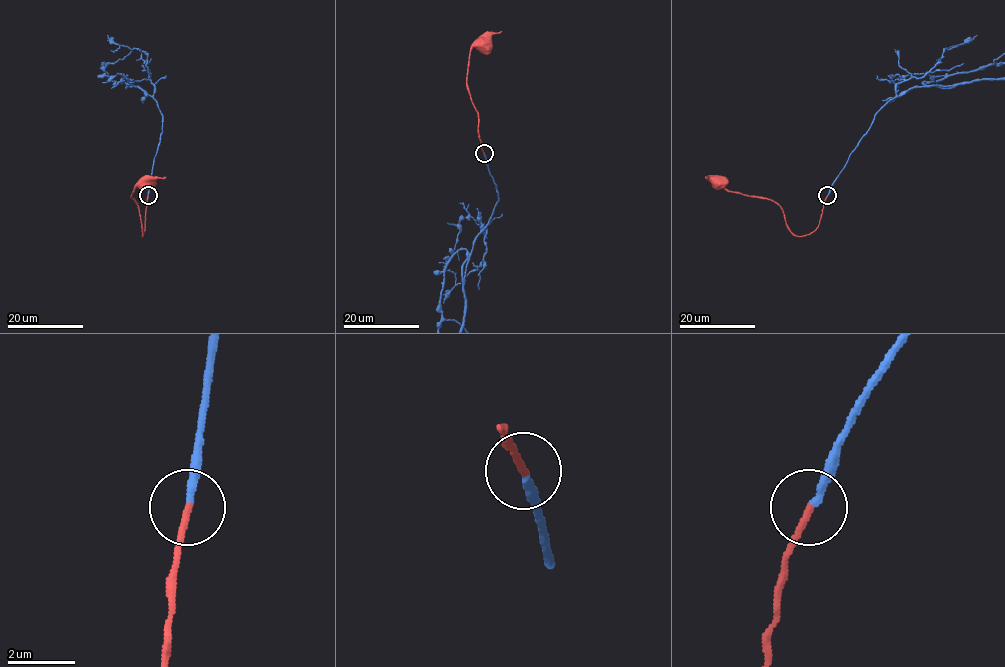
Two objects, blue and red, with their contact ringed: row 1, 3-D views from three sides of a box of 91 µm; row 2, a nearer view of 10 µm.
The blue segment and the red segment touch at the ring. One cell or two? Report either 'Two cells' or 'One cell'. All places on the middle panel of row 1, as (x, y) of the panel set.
One cell

